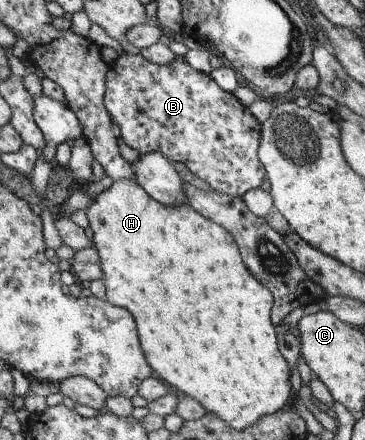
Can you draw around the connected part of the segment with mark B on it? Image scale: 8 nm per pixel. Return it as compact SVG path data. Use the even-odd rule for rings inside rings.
M141 53L119 55L106 74L104 103L115 129L130 155L160 152L169 160L183 162L195 176L205 180L213 191L242 198L248 187L261 186L266 170L260 163L258 148L261 122L243 106L234 93L222 89L210 75L195 70L184 56L177 55L169 64L149 62Z

